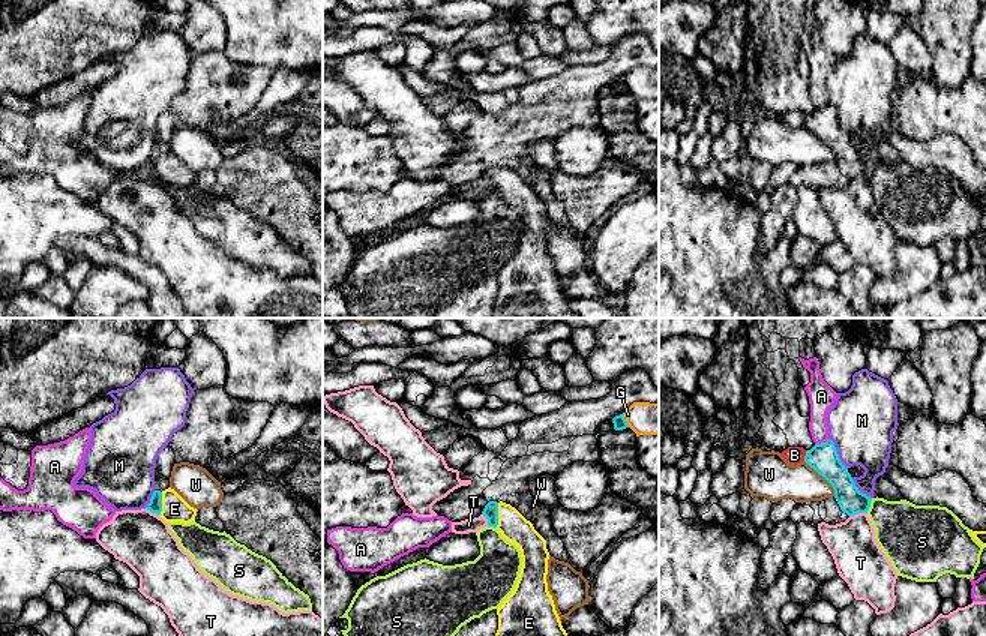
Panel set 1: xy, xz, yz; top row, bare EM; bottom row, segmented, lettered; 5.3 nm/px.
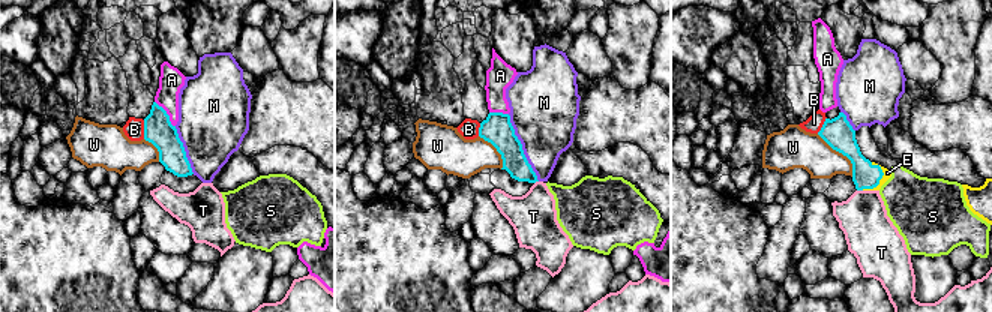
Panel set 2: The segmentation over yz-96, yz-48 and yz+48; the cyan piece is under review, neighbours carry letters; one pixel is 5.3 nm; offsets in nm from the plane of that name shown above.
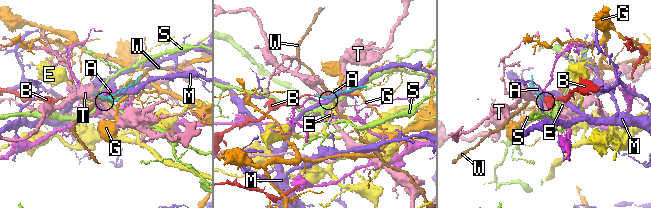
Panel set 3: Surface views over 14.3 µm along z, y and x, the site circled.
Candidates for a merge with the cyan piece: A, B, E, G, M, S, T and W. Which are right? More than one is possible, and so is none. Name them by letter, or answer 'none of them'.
E

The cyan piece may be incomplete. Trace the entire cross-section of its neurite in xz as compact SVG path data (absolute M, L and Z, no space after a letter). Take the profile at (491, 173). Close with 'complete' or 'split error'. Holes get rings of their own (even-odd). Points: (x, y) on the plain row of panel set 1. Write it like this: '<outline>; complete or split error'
M489 165L482 178L488 183L488 190L497 192L507 206L519 212L522 220L516 250L497 273L498 294L491 318L582 318L570 309L555 274L552 260L548 255L549 216L546 213L546 204L515 171L503 165Z; split error

